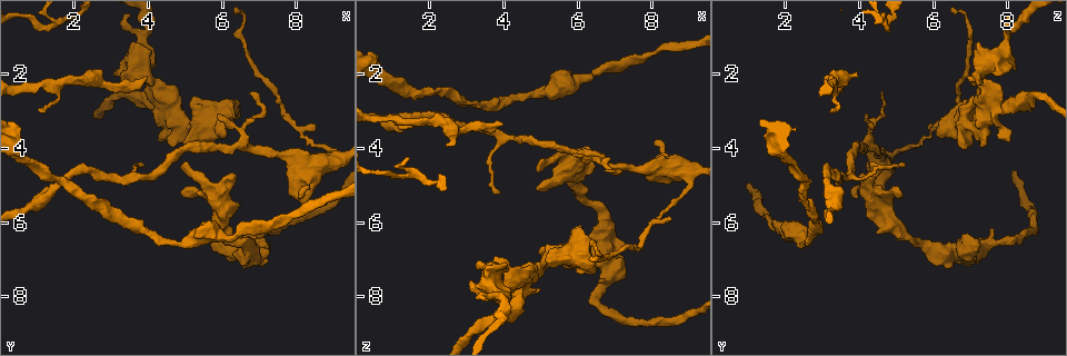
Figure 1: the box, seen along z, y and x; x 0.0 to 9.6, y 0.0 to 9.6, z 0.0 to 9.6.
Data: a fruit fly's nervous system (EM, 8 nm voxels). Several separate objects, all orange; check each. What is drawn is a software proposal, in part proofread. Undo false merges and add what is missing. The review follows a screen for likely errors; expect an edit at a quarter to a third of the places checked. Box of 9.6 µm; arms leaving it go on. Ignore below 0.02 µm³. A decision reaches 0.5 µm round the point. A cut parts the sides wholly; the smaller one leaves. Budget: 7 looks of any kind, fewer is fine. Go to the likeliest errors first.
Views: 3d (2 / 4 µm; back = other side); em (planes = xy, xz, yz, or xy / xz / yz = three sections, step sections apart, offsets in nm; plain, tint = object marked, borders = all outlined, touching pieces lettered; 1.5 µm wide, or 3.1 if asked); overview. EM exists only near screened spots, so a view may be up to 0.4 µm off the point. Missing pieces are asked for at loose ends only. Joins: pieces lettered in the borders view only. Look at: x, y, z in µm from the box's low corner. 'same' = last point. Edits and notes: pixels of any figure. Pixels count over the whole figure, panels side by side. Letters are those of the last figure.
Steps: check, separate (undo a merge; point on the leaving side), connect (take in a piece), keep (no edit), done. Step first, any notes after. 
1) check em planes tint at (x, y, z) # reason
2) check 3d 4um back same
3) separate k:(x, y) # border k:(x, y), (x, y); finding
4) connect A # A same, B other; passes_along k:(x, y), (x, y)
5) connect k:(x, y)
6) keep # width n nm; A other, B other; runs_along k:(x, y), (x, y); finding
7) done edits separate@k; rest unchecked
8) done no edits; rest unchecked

check em planes borders at (6.40, 4.70, 4.00) # an open end

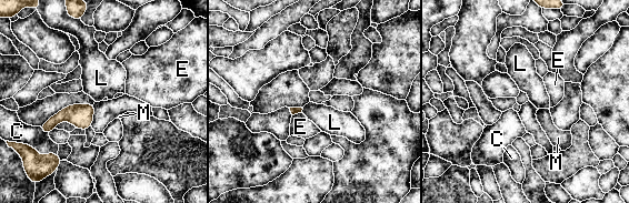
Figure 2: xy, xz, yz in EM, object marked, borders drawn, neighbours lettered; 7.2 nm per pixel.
keep # C other, E other, L other, M other; border 2:(301, 108), (302, 112); no lettered piece goes on from it

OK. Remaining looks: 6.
check em xz step 4 tint at (5.90, 3.05, 4.10) # an open end

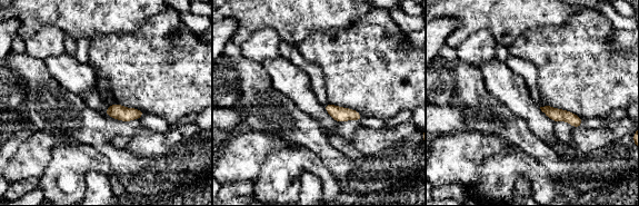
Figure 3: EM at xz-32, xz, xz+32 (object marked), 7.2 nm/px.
check em planes borders same

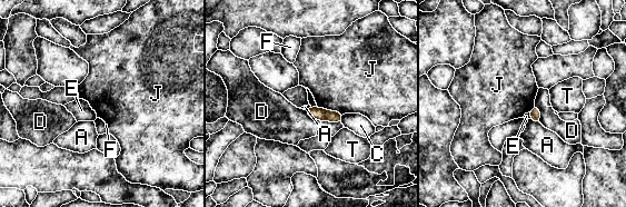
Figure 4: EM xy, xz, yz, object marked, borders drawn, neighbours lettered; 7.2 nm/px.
keep # A other, C other, D other, E other, F other, J other, T other; border 4:(317, 106), (344, 114); none of them fits

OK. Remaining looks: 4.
check 3d 2um at (6.10, 6.40, 2.15) # calibre changes

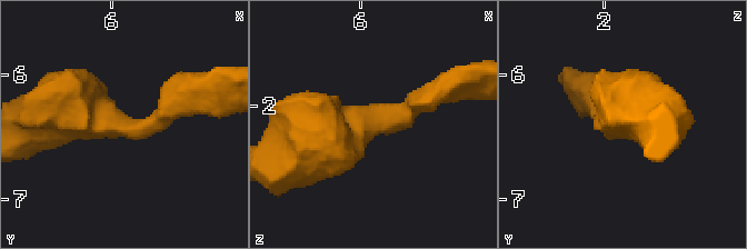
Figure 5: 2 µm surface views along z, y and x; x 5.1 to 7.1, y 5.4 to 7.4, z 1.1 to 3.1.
check em planes borders at (6.12, 6.40, 2.14) # arm_widths 200, 500 nm; now the EM

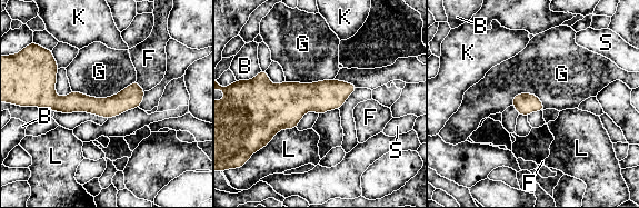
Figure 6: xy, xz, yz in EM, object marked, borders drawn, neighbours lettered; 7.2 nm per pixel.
keep # B other, F other, G other, K other, L other, S other; border 6:(136, 79), (107, 97), (71, 90); all the same neuron

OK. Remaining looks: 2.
done no edits; rest unchecked

